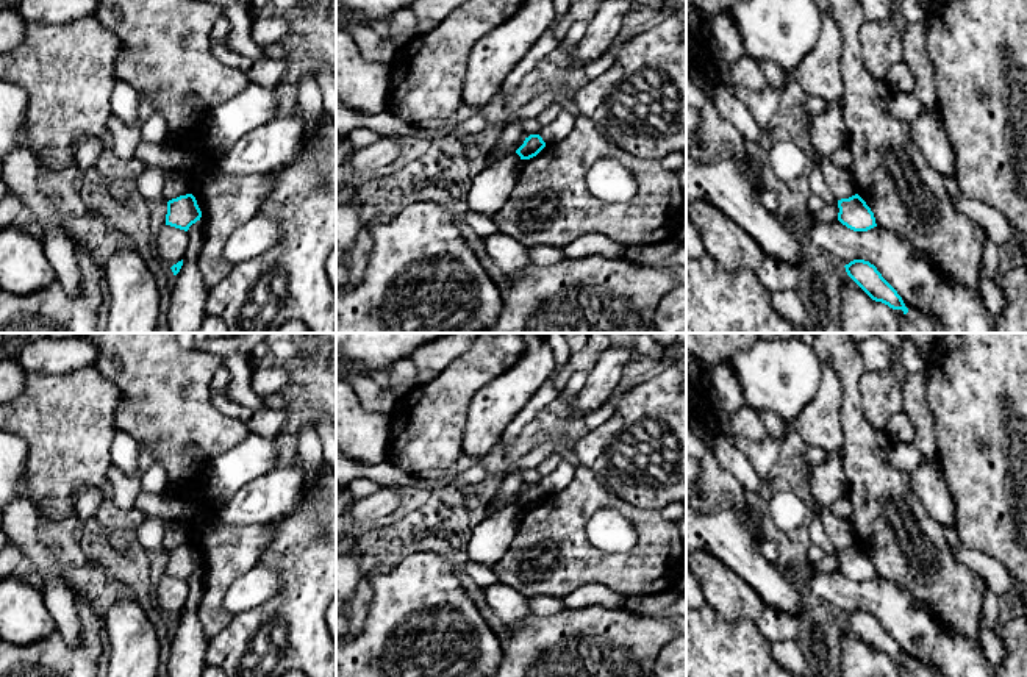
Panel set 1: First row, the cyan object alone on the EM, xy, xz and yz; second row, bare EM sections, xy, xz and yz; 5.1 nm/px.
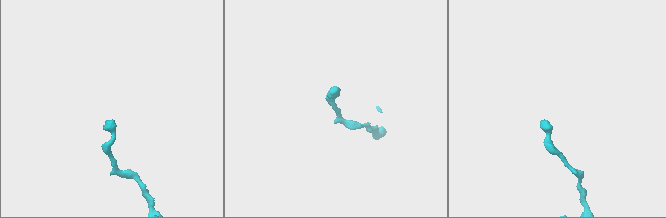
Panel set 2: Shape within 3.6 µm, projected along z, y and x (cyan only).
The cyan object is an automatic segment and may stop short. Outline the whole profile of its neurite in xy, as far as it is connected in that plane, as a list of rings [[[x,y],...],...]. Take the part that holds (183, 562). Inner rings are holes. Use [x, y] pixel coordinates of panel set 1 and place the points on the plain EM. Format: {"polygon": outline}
{"polygon": [[[192,544],[180,546],[167,552],[166,575],[188,582],[200,568],[202,561]]]}

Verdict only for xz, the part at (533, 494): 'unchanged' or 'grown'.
unchanged

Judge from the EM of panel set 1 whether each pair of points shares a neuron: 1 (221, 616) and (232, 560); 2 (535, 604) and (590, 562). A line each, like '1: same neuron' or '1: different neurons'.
1: same neuron
2: different neurons

